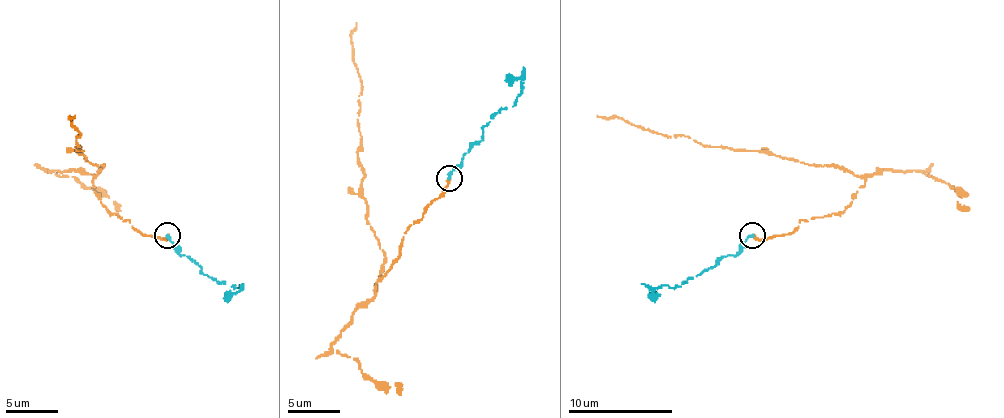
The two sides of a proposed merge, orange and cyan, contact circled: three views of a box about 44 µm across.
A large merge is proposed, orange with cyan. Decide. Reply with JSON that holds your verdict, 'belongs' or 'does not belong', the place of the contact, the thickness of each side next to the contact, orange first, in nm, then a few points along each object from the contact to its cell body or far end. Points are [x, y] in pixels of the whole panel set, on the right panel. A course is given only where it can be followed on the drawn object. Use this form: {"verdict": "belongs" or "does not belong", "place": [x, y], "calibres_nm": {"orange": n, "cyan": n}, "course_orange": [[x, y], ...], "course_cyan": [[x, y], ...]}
{"verdict": "belongs", "place": [752, 235], "calibres_nm": {"orange": 260, "cyan": 260}, "course_orange": [[753, 236], [782, 236], [810, 218], [837, 215], [865, 181], [837, 165], [709, 147], [682, 134], [596, 116]], "course_cyan": [[753, 236], [714, 267], [680, 286], [667, 286], [654, 291], [654, 299]]}

